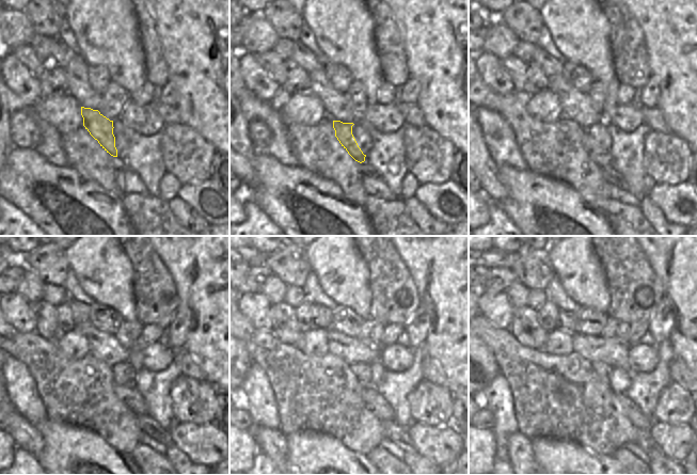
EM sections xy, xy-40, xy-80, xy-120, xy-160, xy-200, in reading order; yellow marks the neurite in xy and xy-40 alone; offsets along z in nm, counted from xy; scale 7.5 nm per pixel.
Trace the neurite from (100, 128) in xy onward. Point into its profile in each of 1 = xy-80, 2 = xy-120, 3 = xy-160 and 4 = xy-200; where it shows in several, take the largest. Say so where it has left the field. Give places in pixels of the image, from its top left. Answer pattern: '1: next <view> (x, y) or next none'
1: next xy-80 (603, 158)
2: next xy-120 (130, 397)
3: next xy-160 (375, 402)
4: next xy-200 (629, 409)

